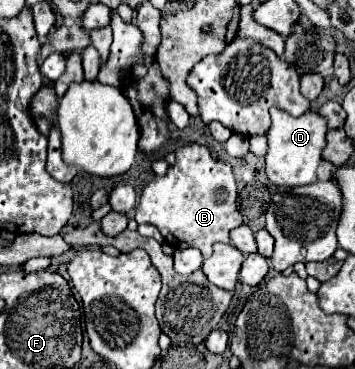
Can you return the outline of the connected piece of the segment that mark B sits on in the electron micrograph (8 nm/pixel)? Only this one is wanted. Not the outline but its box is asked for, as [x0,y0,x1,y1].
[134,143,242,259]

